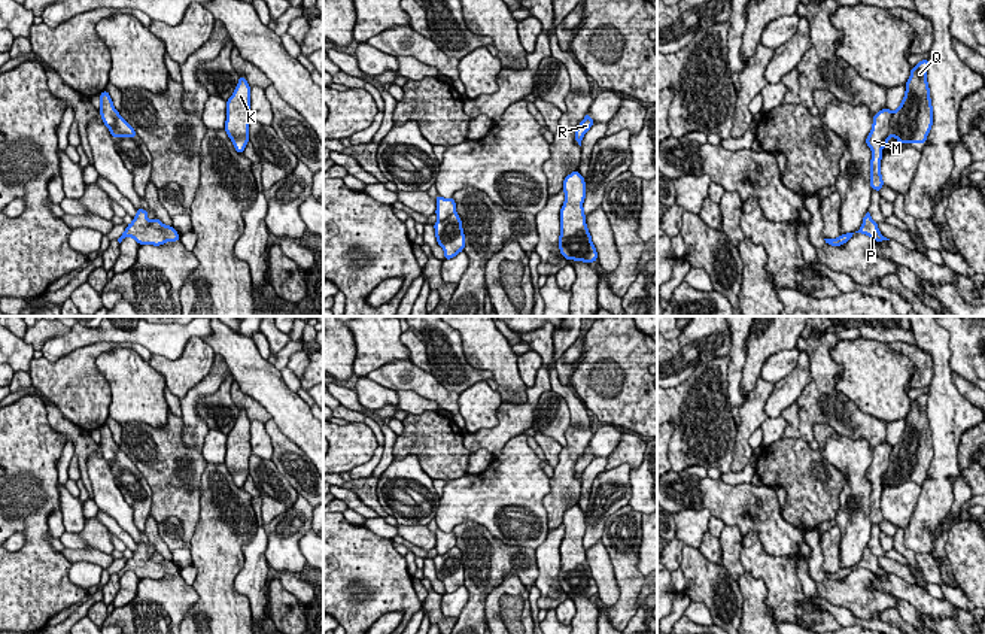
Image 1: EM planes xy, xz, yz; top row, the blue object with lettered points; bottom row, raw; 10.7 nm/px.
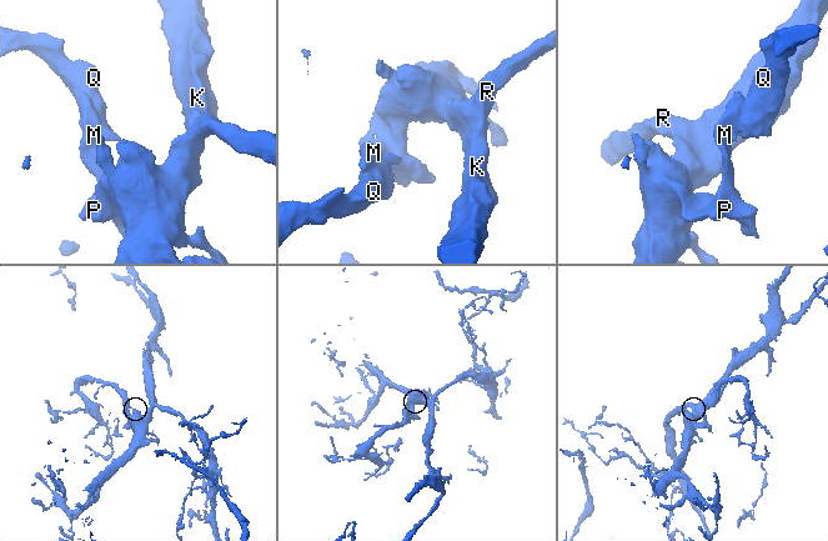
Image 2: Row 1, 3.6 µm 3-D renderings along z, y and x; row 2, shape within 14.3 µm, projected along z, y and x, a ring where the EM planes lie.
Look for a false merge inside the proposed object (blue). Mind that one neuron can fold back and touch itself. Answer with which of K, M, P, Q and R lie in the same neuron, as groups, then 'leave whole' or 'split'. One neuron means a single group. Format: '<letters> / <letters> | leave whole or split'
K M P R / Q | split

